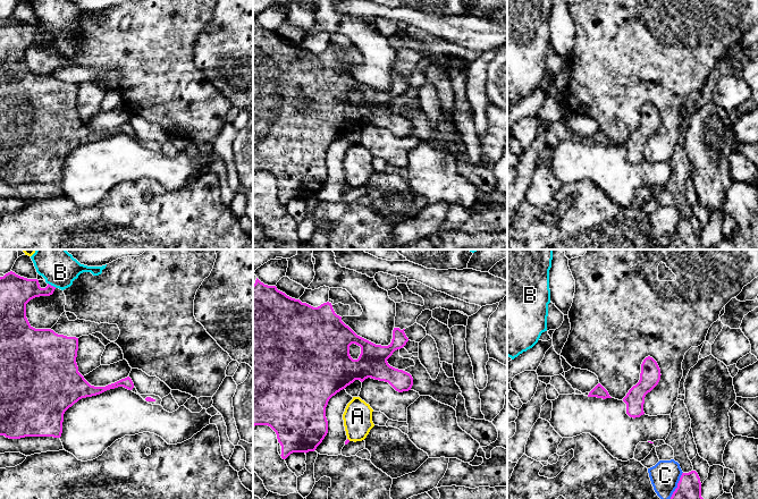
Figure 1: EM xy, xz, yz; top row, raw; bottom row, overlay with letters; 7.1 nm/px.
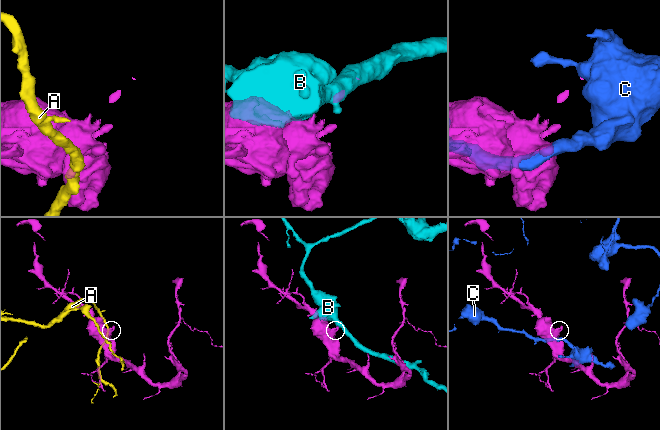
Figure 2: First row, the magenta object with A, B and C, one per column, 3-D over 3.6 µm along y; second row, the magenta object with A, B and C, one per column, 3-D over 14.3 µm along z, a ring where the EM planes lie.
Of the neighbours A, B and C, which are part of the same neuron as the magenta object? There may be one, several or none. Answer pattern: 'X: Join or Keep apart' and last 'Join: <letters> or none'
A: Keep apart
B: Keep apart
C: Keep apart
Join: none

